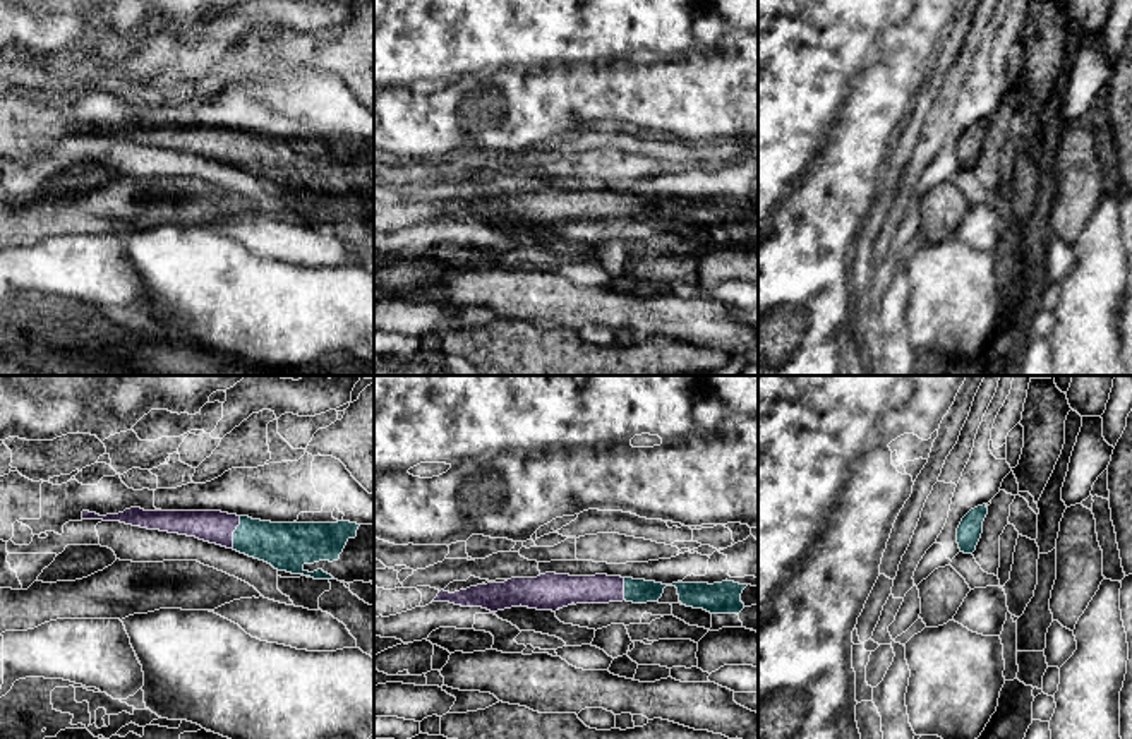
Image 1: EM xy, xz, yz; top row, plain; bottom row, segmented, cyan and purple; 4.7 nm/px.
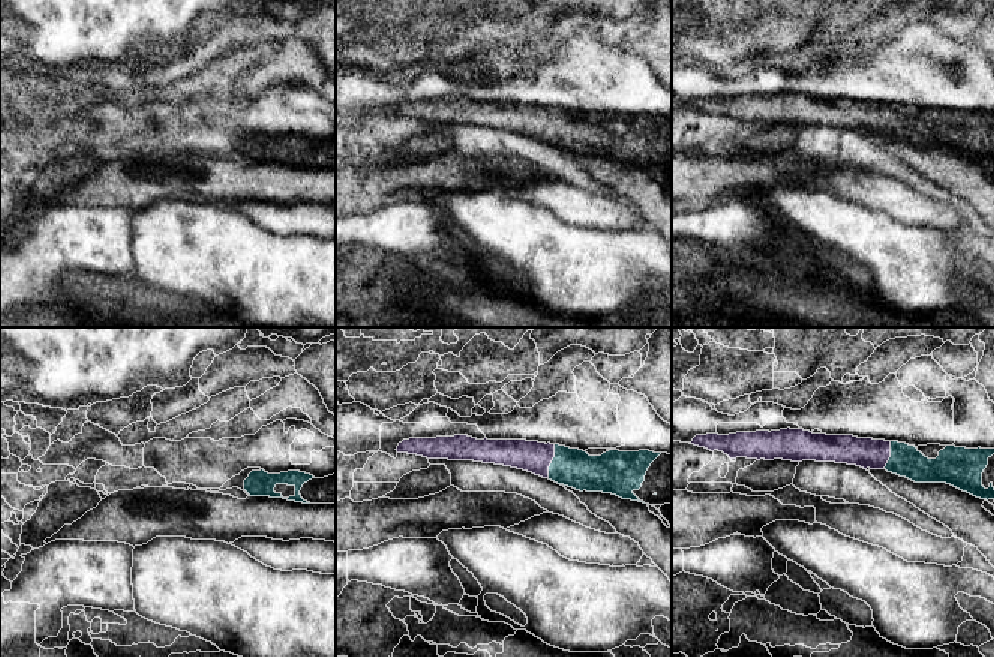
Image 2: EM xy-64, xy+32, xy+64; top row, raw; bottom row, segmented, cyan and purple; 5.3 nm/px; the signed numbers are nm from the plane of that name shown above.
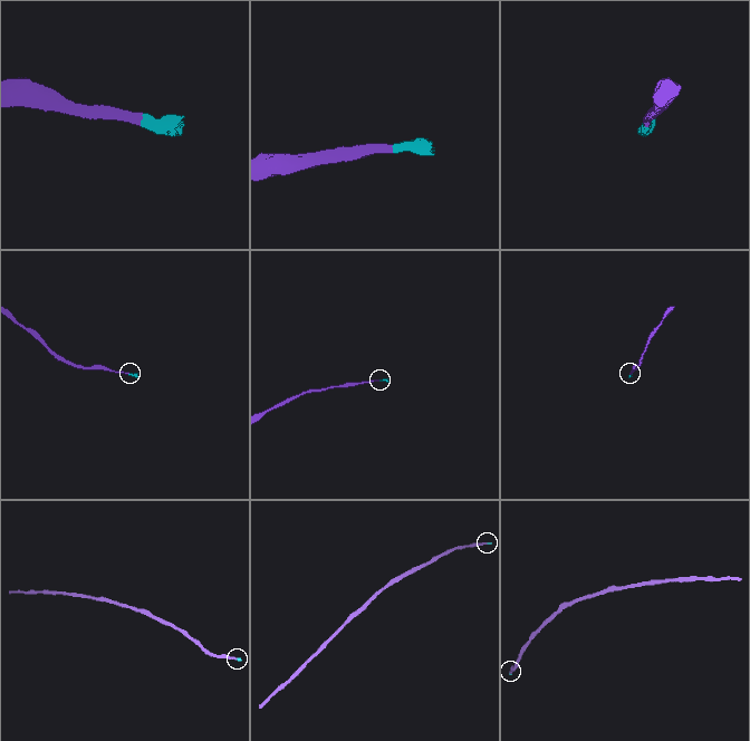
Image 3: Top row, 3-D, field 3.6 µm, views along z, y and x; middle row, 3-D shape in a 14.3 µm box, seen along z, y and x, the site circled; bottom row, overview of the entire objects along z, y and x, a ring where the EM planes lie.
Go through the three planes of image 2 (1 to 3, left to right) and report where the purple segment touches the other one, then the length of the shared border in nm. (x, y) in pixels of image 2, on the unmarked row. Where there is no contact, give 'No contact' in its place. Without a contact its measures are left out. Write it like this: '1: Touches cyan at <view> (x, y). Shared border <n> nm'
1: No contact
2: Touches cyan at xy+32 (552, 125). Shared border 190 nm
3: Touches cyan at xy+64 (891, 119). Shared border 150 nm

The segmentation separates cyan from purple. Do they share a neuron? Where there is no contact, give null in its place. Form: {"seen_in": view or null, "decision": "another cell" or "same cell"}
{"seen_in": "xy", "decision": "same cell"}

